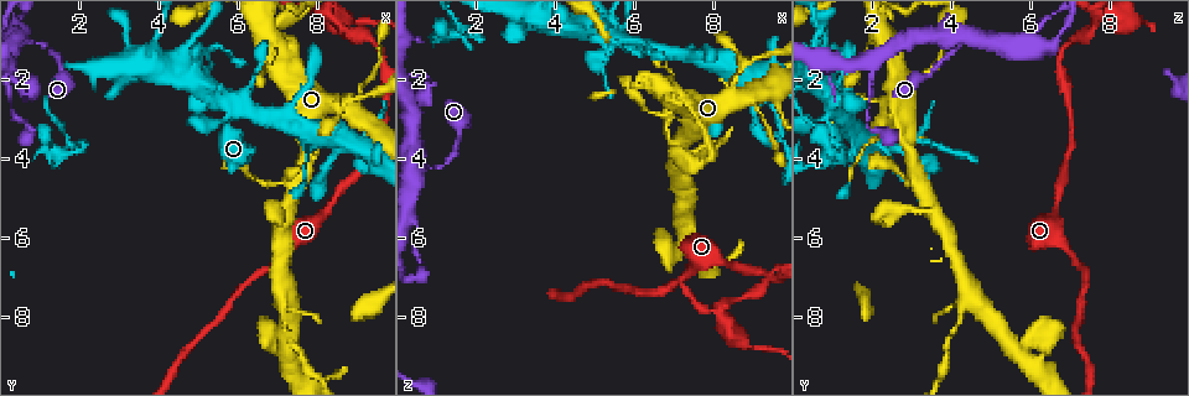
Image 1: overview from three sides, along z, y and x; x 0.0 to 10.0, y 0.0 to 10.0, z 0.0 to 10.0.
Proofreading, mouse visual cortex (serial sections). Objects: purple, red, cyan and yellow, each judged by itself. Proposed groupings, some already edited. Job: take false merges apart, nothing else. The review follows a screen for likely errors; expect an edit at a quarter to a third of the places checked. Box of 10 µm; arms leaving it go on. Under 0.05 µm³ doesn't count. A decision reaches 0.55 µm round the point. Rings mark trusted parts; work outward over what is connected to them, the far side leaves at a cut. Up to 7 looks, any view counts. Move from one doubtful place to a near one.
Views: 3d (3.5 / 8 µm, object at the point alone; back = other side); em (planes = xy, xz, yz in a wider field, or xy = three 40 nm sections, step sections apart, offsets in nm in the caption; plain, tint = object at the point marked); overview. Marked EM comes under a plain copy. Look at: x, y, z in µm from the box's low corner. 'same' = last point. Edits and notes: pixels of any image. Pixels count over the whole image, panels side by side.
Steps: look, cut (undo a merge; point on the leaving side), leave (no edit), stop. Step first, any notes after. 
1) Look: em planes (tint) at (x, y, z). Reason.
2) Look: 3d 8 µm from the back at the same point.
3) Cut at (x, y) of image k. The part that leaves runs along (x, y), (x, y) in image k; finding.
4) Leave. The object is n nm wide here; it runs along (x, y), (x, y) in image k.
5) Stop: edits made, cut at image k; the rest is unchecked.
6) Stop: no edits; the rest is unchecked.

Look: 3d 3.5 µm at (1.60, 3.85, 0.80). A fork.

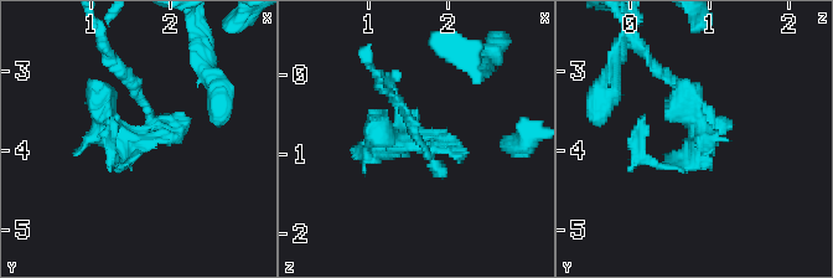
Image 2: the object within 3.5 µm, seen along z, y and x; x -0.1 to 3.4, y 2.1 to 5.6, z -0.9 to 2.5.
Look: em xy step 2 (tint) at (1.55, 3.85, 0.85).

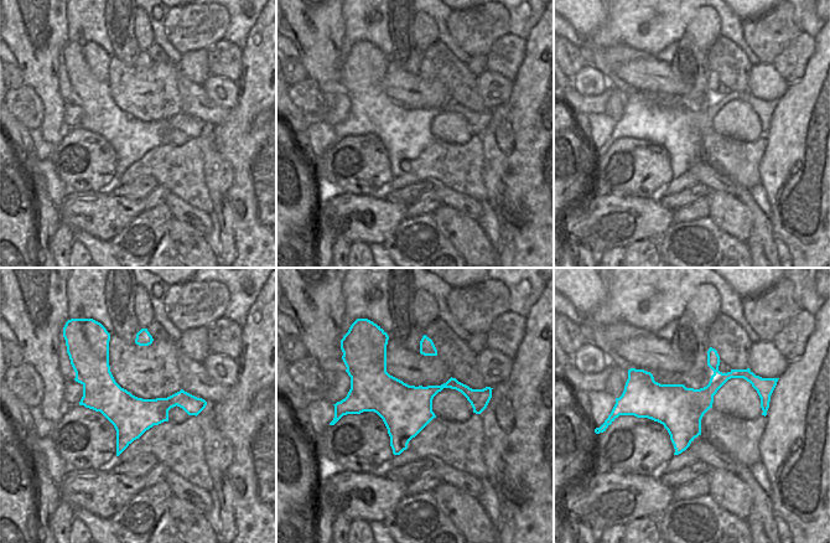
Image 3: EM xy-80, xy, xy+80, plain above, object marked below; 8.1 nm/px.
Leave. The object is 400 nm wide here; it runs along (351, 397), (456, 384), (480, 408) in image 3; continuous, no second cell.

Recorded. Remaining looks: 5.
Look: 3d 8 µm at (8.80, 2.50, 1.60). A fork.

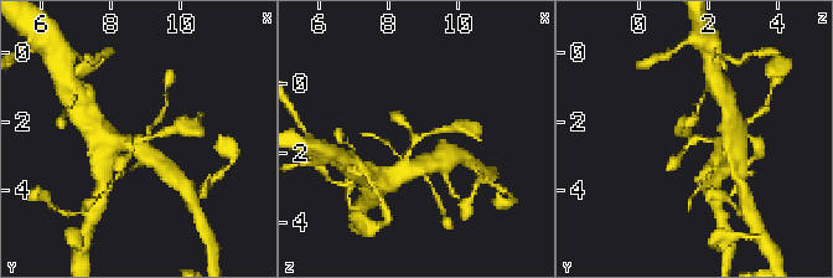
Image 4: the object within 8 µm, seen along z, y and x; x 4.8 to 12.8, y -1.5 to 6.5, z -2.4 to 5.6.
Look: 3d 3.5 µm at the same point. Closer look.

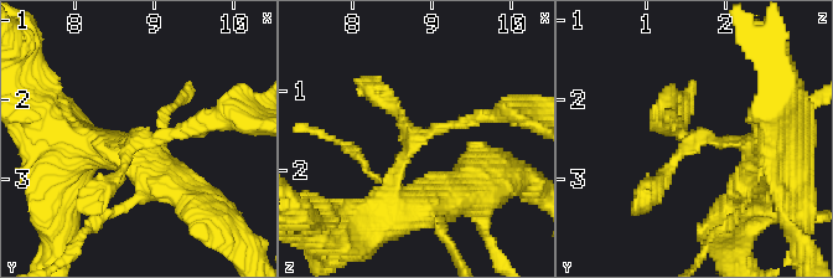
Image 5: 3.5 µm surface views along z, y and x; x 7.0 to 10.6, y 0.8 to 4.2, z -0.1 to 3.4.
Leave. It runs along (765, 148), (696, 137), (647, 194) in image 5; all the same cell.

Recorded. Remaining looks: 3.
Look: 3d 3.5 µm at (8.65, 0.70, 7.50). Thin neck.

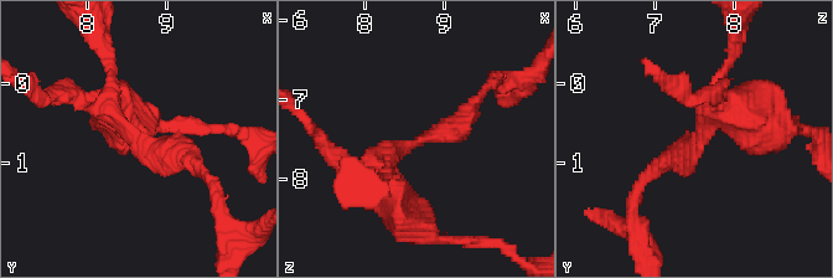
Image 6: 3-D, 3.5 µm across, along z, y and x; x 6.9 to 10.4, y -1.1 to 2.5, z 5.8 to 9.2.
Look: em xy step 5 (tint) at (8.65, 0.70, 7.55). Shape alone is not enough.

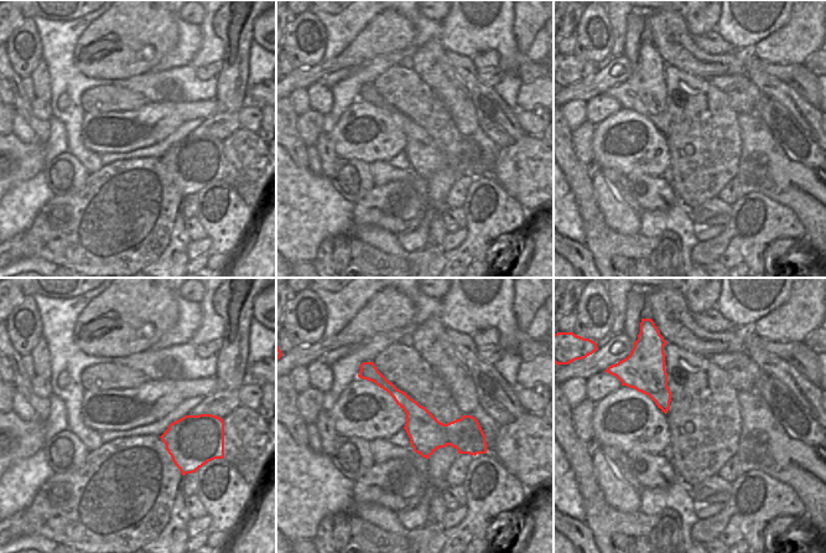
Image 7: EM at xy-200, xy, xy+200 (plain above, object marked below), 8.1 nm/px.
Look: em xy step 3 (tint) at the same point. Cut it another way.

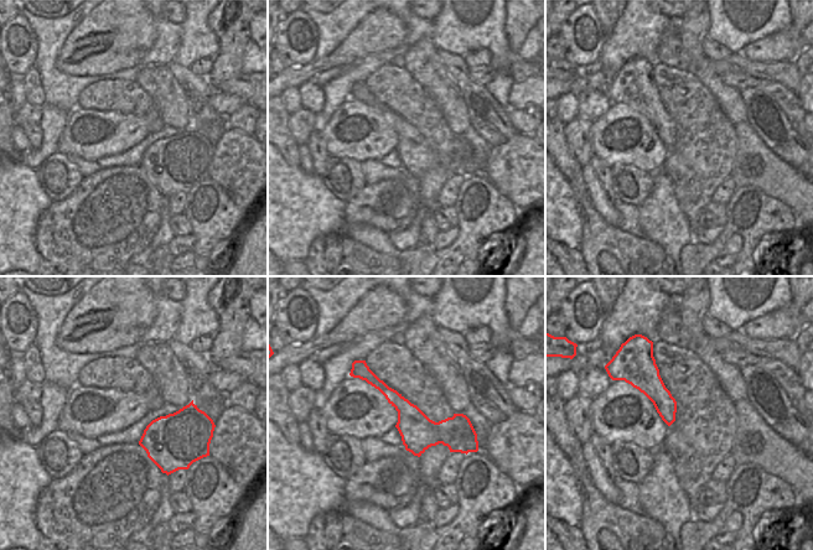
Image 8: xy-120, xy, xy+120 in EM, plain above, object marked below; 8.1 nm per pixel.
Cut at (405, 200) of image 6. The arms are 200, 250 nm wide; the part that leaves runs along (723, 112), (795, 127) in image 6; two cells meet here.

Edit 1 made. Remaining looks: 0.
Stop: edits made, cut at image 6; the rest is unchecked.

